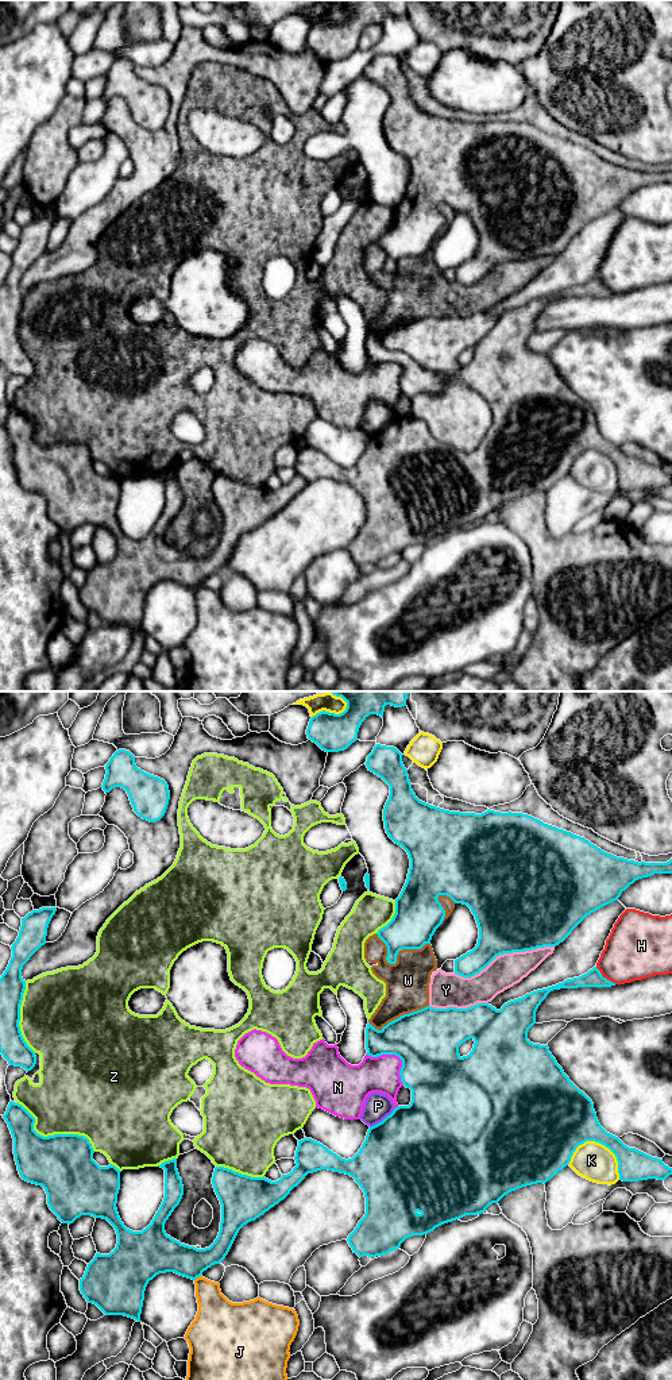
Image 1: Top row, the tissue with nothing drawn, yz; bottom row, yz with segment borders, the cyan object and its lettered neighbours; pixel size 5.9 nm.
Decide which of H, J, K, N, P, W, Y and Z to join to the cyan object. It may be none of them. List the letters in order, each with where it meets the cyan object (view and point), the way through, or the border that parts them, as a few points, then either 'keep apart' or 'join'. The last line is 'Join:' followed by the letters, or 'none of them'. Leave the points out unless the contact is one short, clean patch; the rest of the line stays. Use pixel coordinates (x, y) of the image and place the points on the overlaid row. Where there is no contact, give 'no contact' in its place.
H: contact yz (605, 978); keep apart
J: contact yz (197, 1276); keep apart
K: contact yz (599, 1143); keep apart
N: contact yz (396, 1055); keep apart
P: contact yz (383, 1120); keep apart
W: contact yz (396, 959); keep apart
Y: contact yz (504, 952); keep apart
Z: contact yz (53, 1136); keep apart
Join: none of them

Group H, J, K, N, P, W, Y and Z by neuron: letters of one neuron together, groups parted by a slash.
H / J / K / N P W Y / Z

